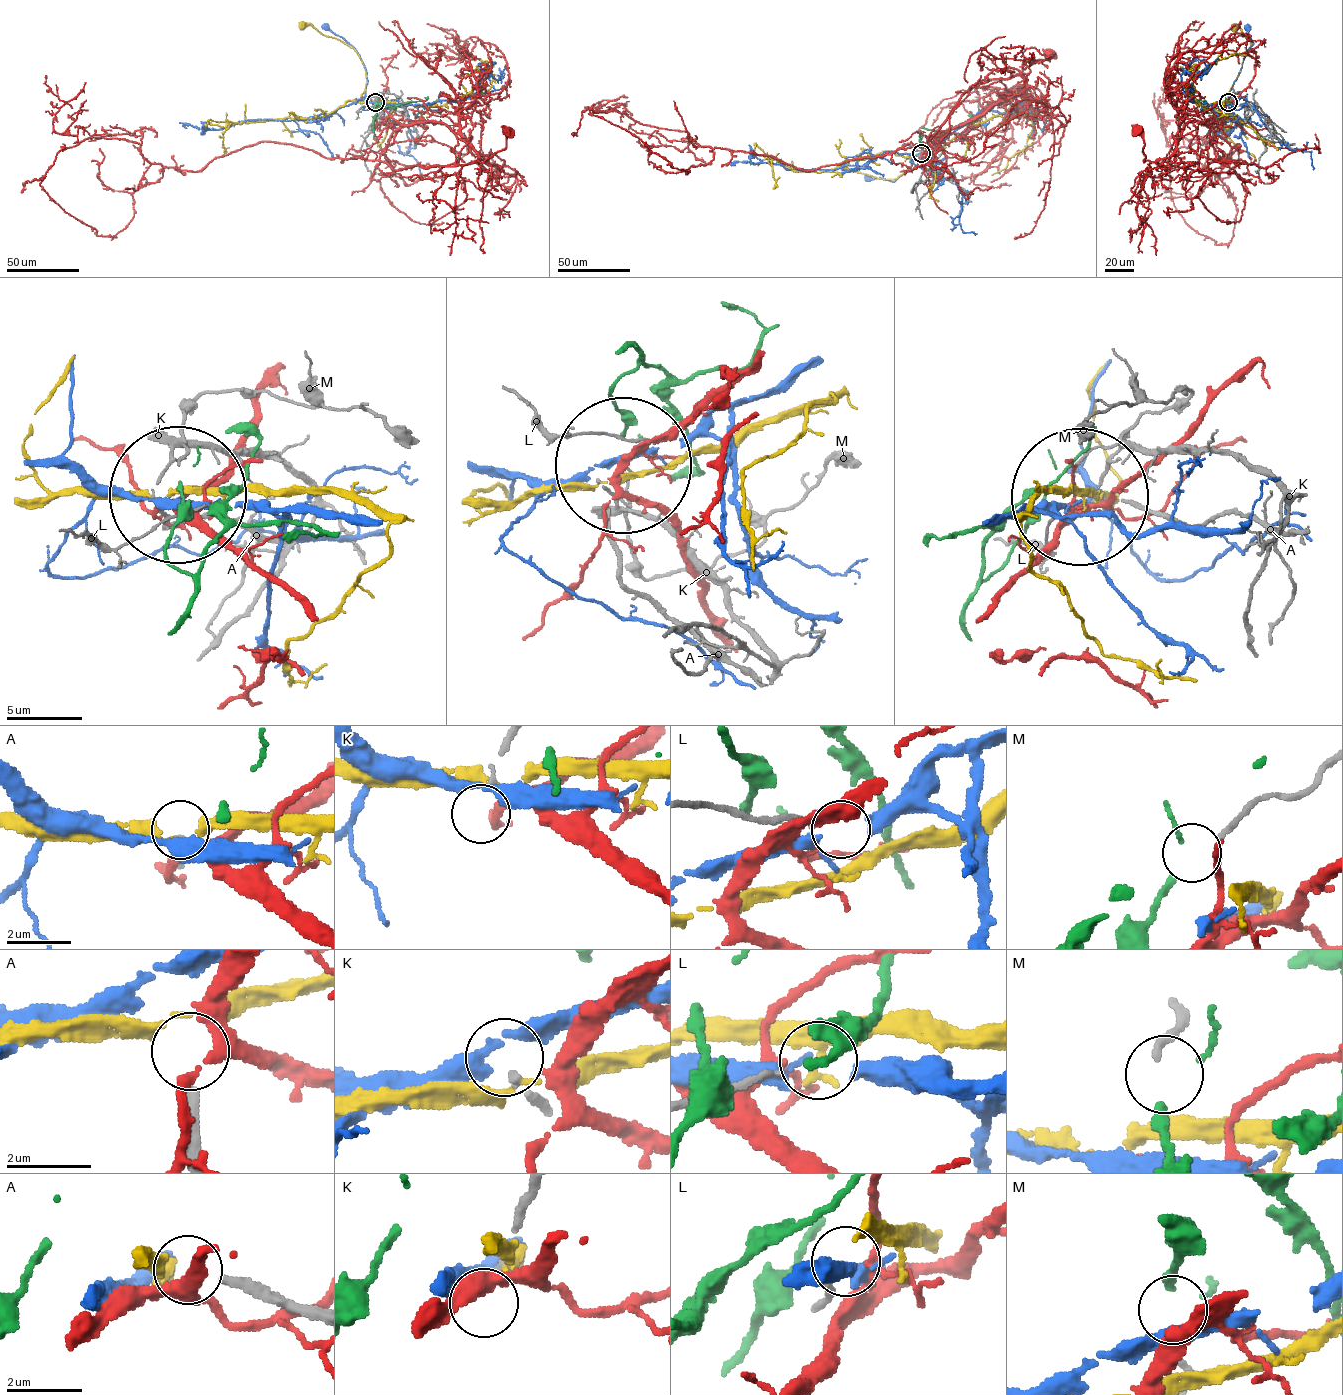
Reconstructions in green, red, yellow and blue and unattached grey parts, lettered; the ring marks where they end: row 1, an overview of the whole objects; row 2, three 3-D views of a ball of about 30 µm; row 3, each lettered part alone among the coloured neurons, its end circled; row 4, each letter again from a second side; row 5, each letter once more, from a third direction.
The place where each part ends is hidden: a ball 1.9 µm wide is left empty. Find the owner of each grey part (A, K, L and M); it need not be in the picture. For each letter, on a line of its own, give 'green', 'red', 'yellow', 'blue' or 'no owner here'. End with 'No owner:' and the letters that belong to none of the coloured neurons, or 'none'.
A: yellow
K: no owner here
L: no owner here
M: green
No owner: K, L

